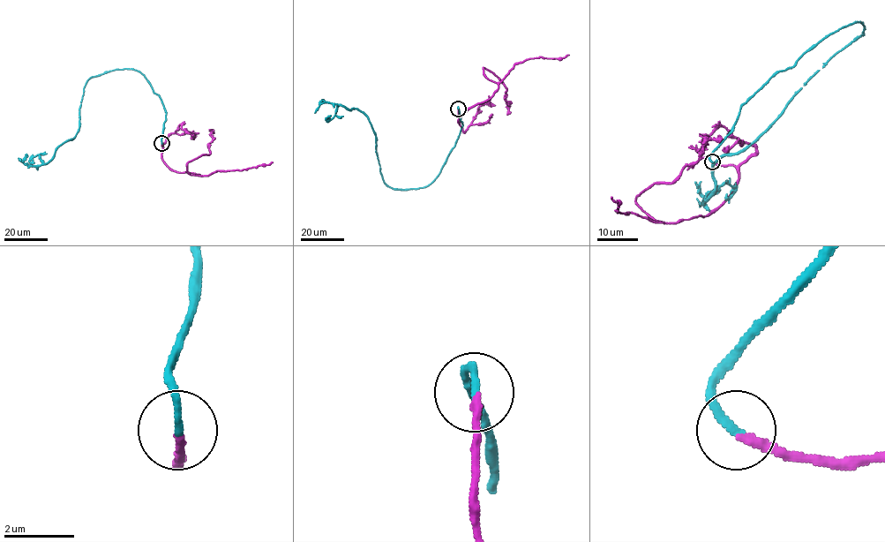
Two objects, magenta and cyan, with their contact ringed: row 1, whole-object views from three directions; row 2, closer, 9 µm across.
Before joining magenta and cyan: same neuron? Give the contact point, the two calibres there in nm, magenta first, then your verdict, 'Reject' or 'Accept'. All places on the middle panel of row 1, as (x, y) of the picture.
Place: (458, 109). Thickness 200 nm (magenta) against 240 nm. Accept

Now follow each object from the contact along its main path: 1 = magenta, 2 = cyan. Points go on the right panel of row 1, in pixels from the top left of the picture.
1: (712, 162), (736, 168), (738, 181), (707, 215), (667, 223), (636, 204), (708, 140), (723, 141)
2: (712, 161), (742, 105), (778, 72), (863, 24), (751, 143), (713, 164), (706, 199), (725, 183), (724, 198)

